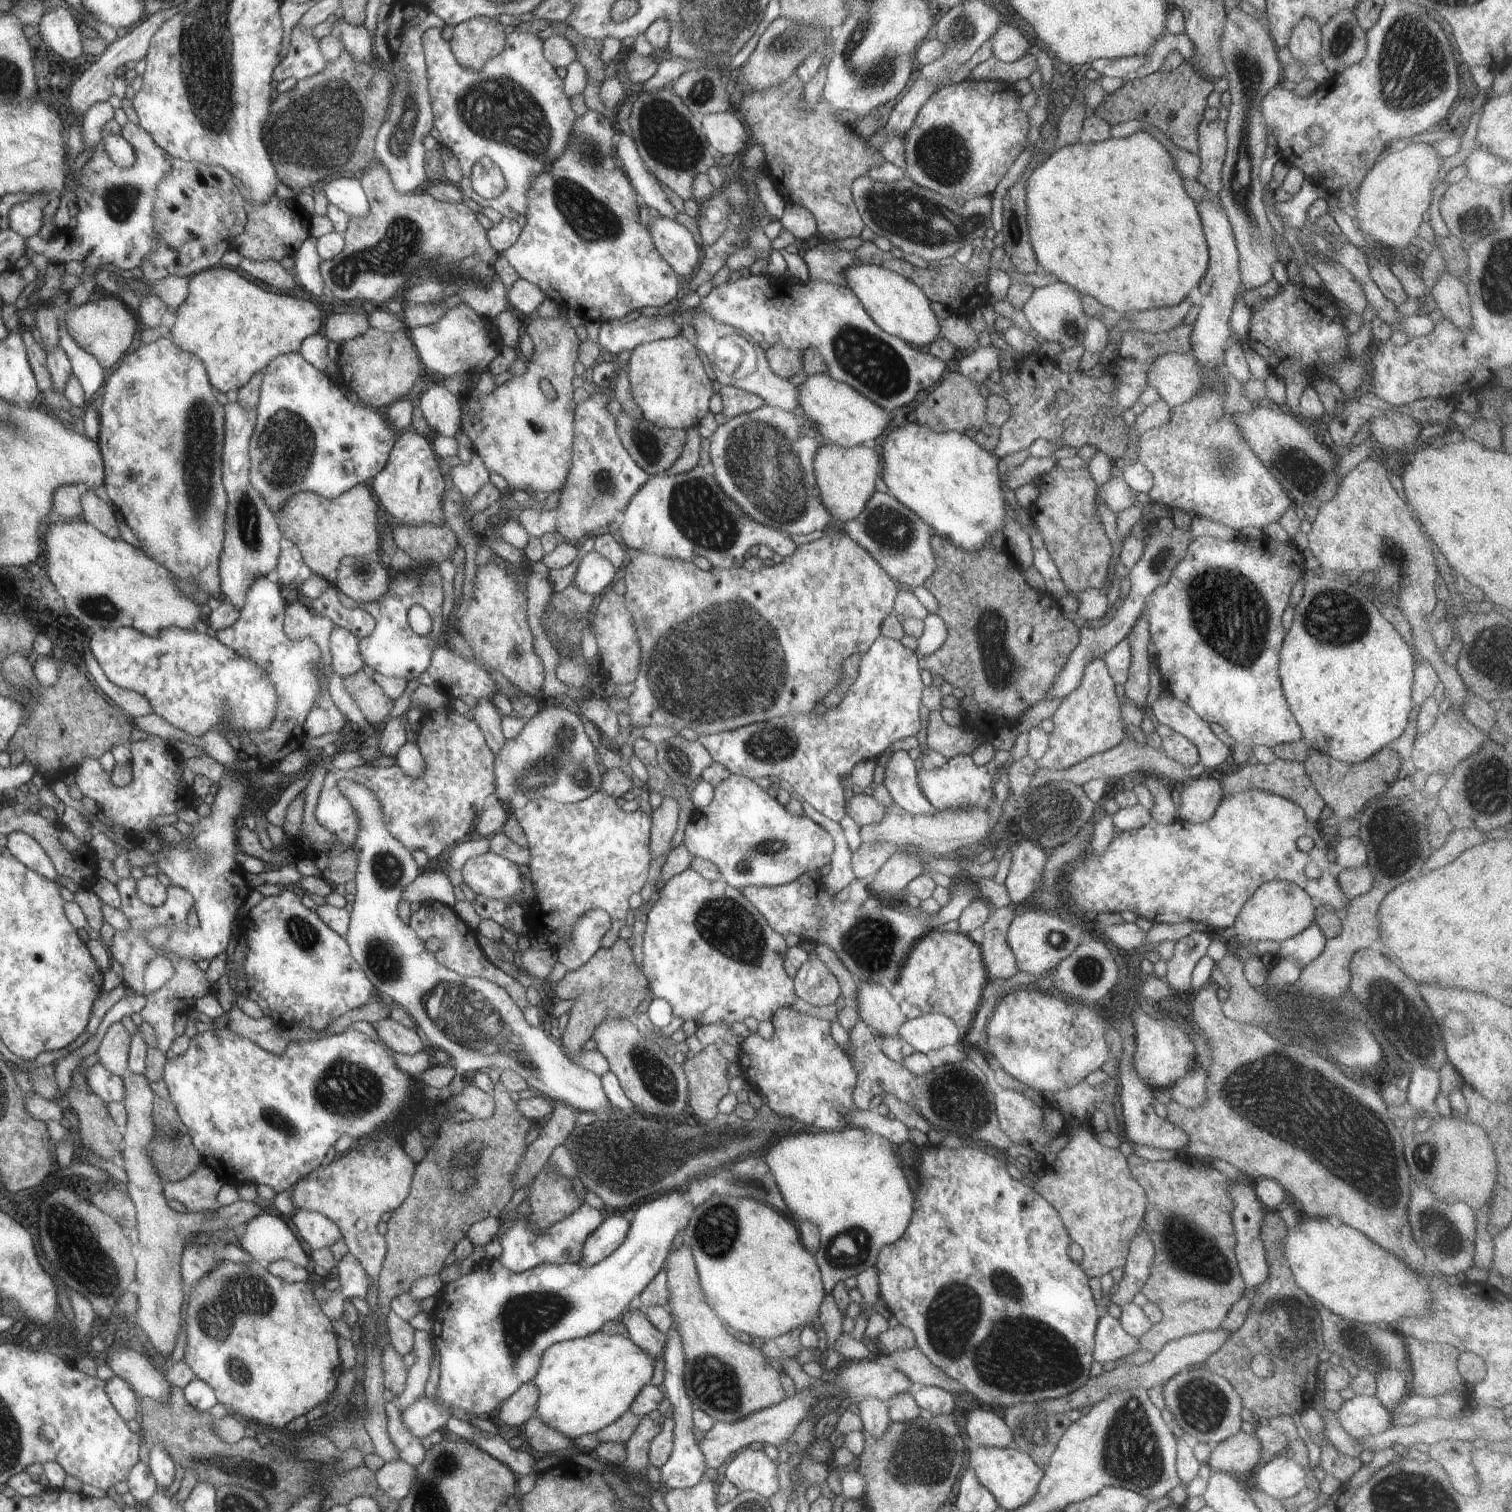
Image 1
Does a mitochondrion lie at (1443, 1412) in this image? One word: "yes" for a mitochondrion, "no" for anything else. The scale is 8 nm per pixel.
no

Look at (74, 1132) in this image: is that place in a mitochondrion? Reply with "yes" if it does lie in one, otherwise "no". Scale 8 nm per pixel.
no

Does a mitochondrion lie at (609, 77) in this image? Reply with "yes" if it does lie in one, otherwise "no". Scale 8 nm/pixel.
no

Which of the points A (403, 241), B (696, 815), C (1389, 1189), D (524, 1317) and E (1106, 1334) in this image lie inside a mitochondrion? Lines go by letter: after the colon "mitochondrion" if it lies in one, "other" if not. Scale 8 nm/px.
A: mitochondrion
B: other
C: mitochondrion
D: mitochondrion
E: other

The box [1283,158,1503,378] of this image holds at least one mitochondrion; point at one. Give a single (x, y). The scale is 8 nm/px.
(1478, 220)

